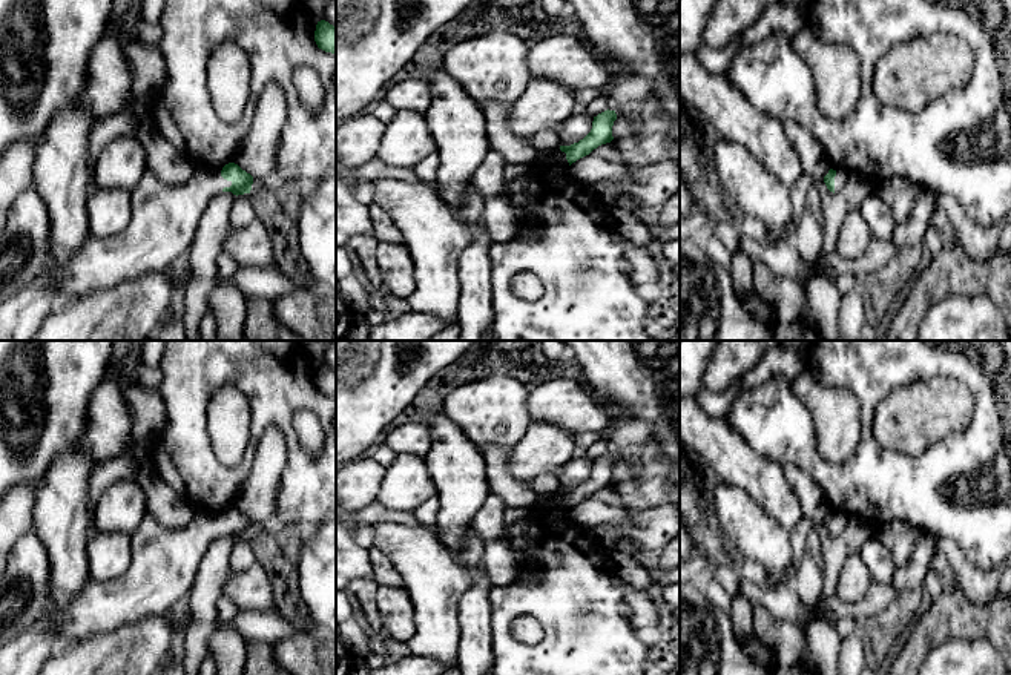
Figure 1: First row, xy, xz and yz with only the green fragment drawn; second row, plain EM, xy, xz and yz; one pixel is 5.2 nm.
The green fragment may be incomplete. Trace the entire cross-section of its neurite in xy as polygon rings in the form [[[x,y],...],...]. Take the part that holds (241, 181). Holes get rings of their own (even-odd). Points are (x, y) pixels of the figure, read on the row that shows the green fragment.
[[[238,164],[193,172],[179,186],[160,181],[146,167],[132,190],[132,218],[114,236],[89,236],[60,276],[55,308],[66,301],[117,287],[141,275],[172,270],[172,262],[189,252],[199,219],[215,193],[250,193],[253,176]]]

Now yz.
[[[832,167],[824,176],[824,183],[830,192],[839,192],[847,183],[848,173],[841,167]]]

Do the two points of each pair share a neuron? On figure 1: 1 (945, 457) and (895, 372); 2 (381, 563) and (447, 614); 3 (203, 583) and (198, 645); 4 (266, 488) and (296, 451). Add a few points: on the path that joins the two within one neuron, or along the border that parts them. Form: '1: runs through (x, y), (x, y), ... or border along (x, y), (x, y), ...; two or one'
1: runs through (982, 421), (982, 390), (958, 365), (935, 365); one
2: border along (381, 551), (401, 576), (414, 614); two
3: runs through (203, 599), (201, 629); one
4: border along (283, 431), (286, 467), (275, 502); two

